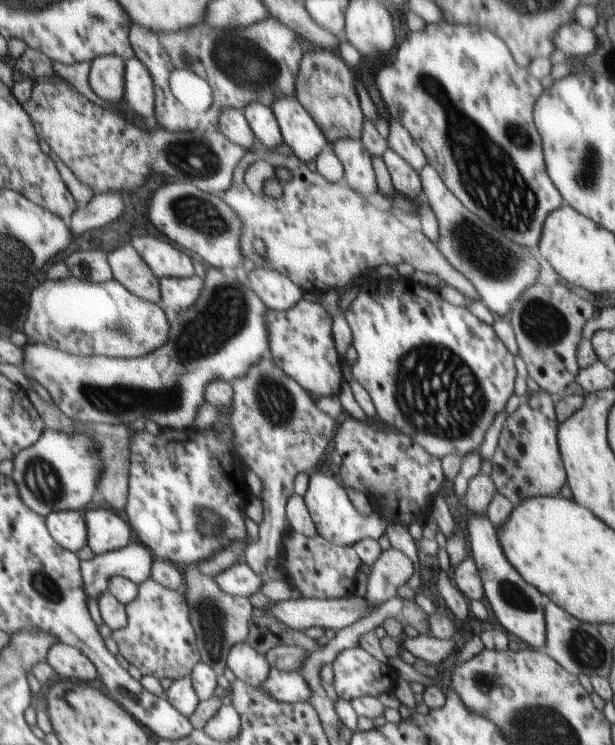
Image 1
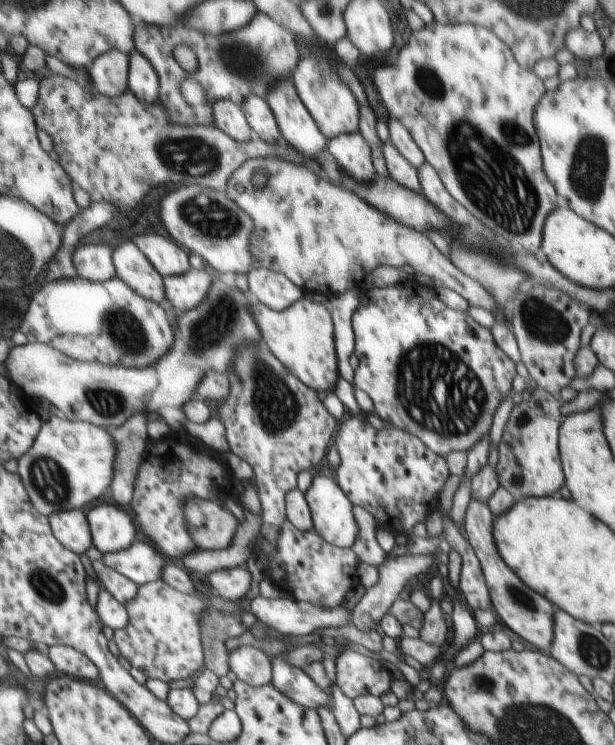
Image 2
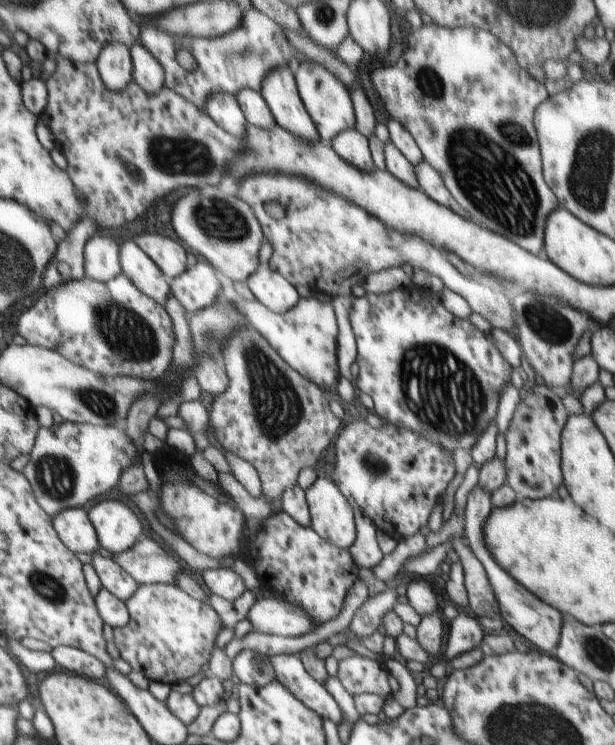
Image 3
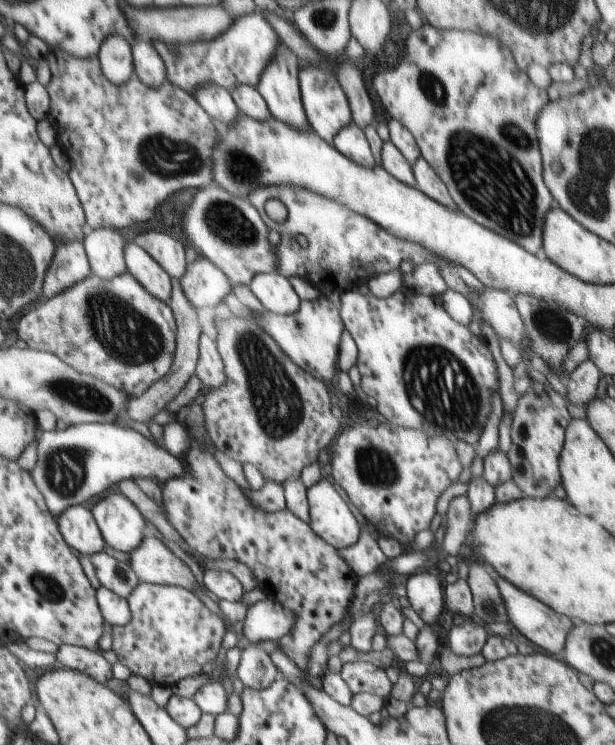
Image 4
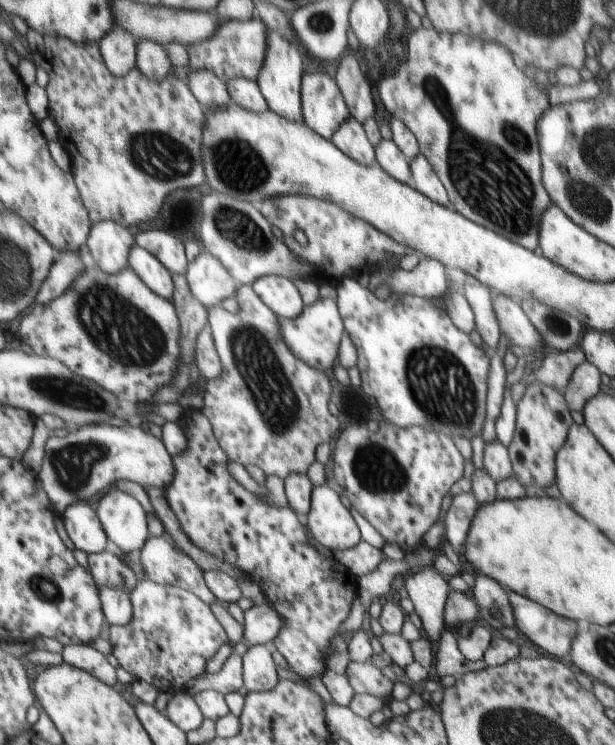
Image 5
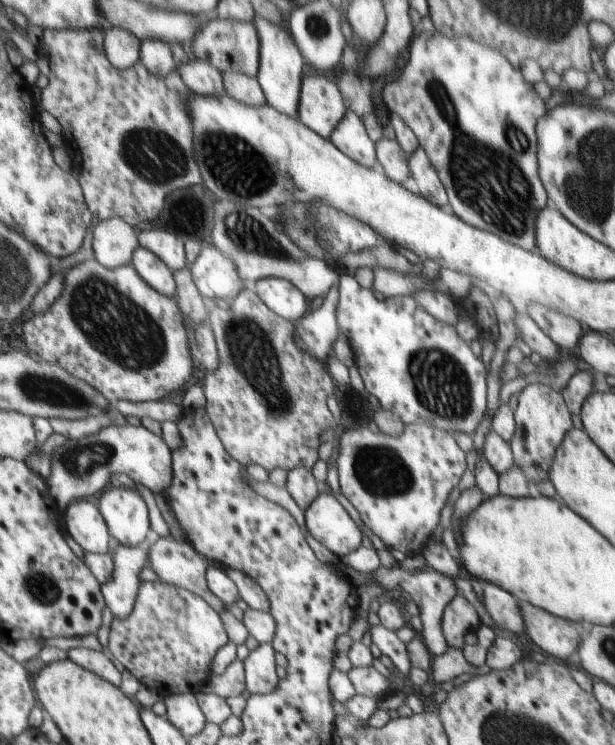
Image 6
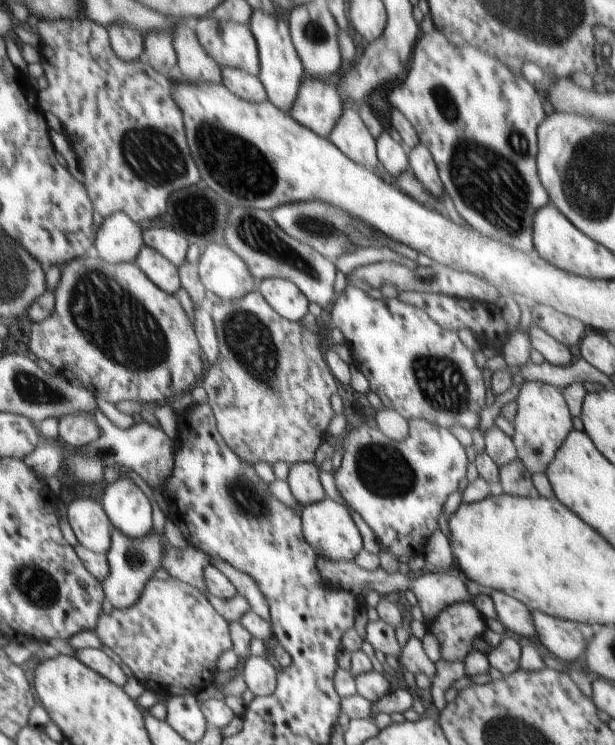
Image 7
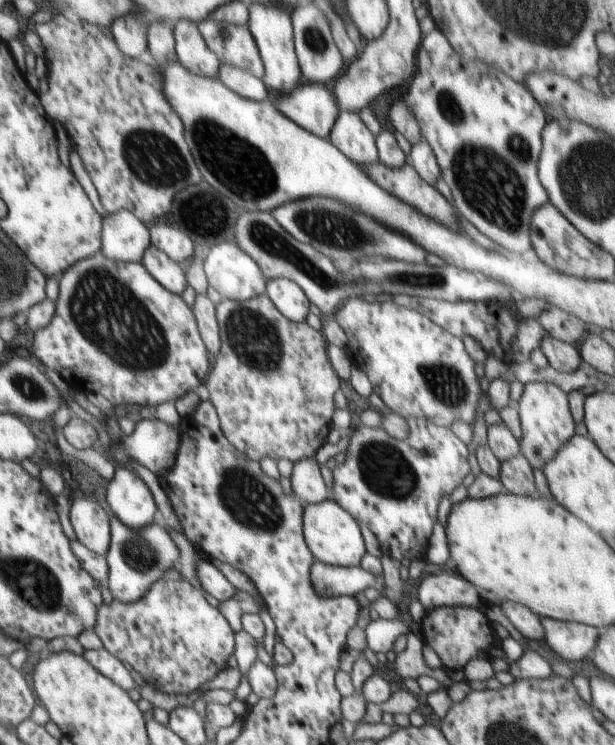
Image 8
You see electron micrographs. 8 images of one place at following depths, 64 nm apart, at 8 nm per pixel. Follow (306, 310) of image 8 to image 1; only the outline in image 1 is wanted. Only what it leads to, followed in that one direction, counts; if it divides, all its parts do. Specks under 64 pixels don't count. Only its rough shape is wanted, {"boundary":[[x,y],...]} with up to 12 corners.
{"boundary":[[270,267],[249,274],[270,309],[290,311],[305,290]]}

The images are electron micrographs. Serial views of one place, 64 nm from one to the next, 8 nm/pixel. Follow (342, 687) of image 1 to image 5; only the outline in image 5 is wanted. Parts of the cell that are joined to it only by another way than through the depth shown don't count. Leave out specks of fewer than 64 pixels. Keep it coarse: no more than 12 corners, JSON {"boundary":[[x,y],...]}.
{"boundary":[[350,661],[355,693],[390,699],[392,682],[372,662]]}

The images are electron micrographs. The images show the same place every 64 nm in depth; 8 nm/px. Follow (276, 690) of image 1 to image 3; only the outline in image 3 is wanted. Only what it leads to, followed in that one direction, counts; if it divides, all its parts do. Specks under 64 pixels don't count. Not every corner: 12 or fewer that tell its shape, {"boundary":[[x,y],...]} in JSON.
{"boundary":[[300,655],[271,657],[277,678],[338,728],[343,712]]}

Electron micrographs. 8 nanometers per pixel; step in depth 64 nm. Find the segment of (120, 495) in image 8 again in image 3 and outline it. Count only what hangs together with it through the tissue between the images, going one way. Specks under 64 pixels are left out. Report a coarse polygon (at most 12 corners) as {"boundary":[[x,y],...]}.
{"boundary":[[105,499],[90,513],[104,548],[134,548],[146,535],[140,514]]}

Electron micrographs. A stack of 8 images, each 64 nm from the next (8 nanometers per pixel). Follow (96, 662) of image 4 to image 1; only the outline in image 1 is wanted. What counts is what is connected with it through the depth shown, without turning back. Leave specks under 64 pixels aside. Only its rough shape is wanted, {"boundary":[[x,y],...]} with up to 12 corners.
{"boundary":[[56,642],[48,661],[60,678],[92,682],[99,665],[81,648]]}

